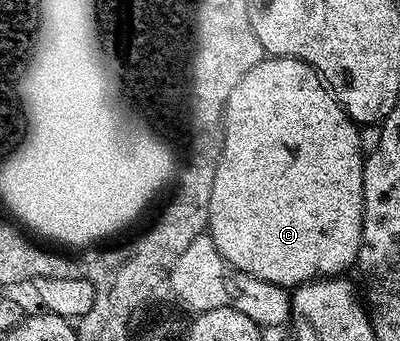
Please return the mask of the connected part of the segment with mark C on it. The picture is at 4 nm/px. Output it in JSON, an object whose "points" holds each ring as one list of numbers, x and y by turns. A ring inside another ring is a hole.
{"points":[[269,56,258,62,253,69,247,70,243,78,231,90,231,98,225,101,225,145,221,148,221,161,215,170,215,186,211,186,211,206,209,207,209,226,207,235,215,242,219,254,228,264,259,278,263,282,278,284,290,290,309,283,310,280,337,278,357,263,363,234,363,170,365,156,359,146,359,128,346,112,341,109,337,97,329,91,321,75,307,62]]}

